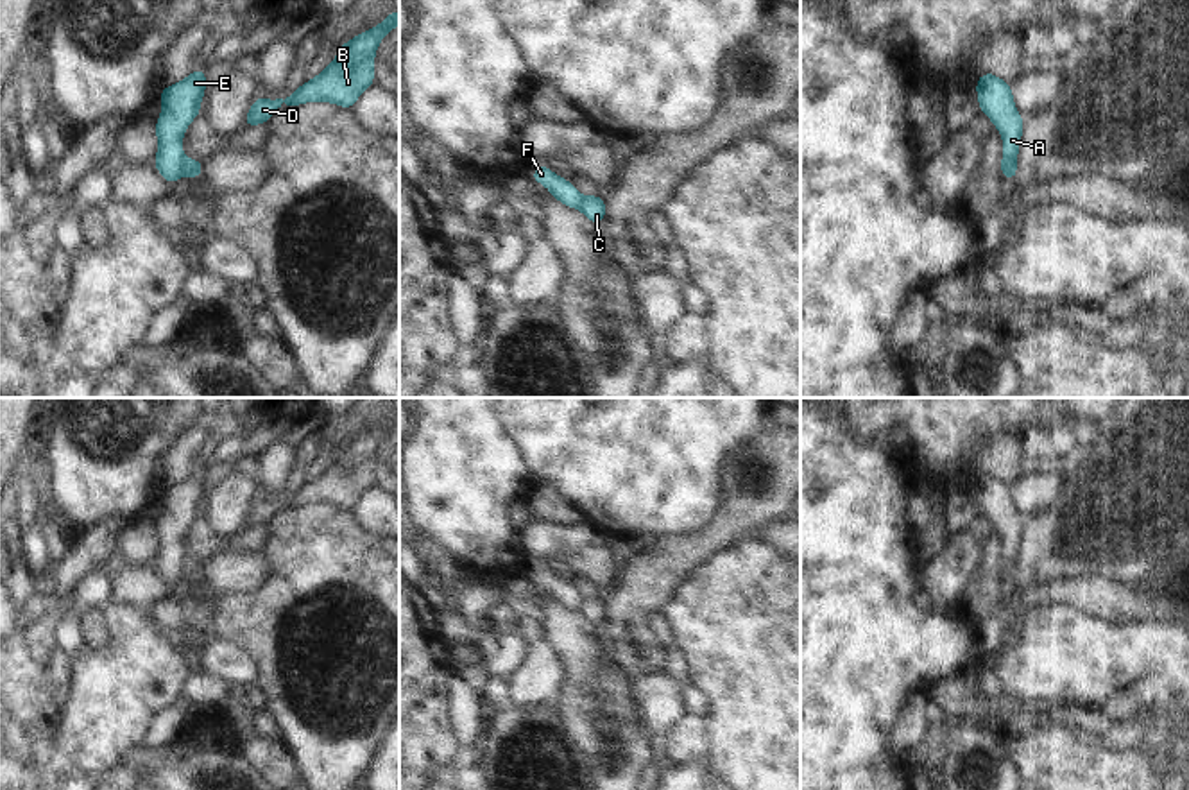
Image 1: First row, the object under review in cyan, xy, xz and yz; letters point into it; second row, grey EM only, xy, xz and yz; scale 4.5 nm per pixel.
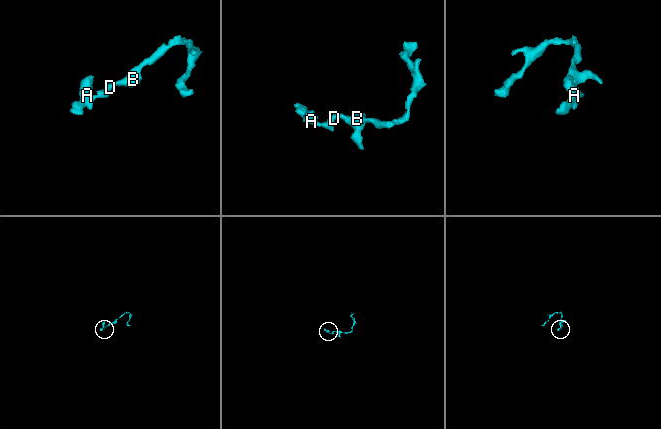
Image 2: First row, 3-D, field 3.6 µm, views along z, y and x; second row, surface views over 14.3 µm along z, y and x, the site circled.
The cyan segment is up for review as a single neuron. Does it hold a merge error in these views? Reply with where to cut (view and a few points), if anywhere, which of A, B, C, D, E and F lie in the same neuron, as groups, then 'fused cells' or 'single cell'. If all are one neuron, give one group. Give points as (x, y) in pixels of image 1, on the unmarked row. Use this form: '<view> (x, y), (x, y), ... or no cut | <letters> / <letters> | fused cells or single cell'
yz (1016, 556), (1001, 568), (1003, 575) | A E F / B C D | fused cells

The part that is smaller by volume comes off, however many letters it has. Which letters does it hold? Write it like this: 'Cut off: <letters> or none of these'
Cut off: A, E, F

